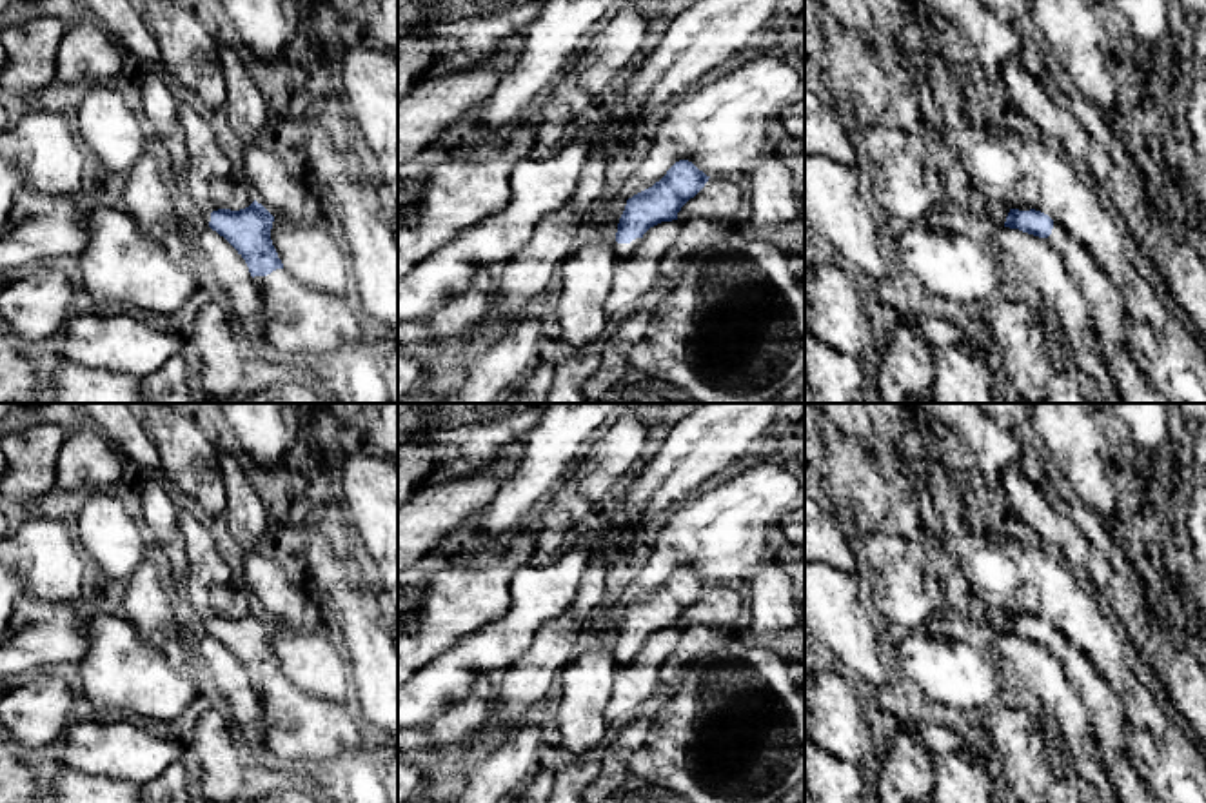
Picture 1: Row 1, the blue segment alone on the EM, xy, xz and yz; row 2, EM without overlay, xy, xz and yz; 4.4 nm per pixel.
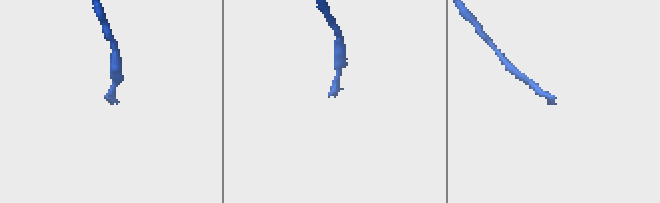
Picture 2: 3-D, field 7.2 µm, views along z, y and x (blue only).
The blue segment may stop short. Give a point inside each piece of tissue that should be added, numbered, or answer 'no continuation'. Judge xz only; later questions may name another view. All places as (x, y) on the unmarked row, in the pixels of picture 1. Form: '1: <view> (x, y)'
1: xz (623, 656)

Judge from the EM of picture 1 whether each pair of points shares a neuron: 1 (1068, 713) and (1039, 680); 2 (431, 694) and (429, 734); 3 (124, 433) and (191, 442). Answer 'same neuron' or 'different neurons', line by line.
1: same neuron
2: different neurons
3: different neurons

